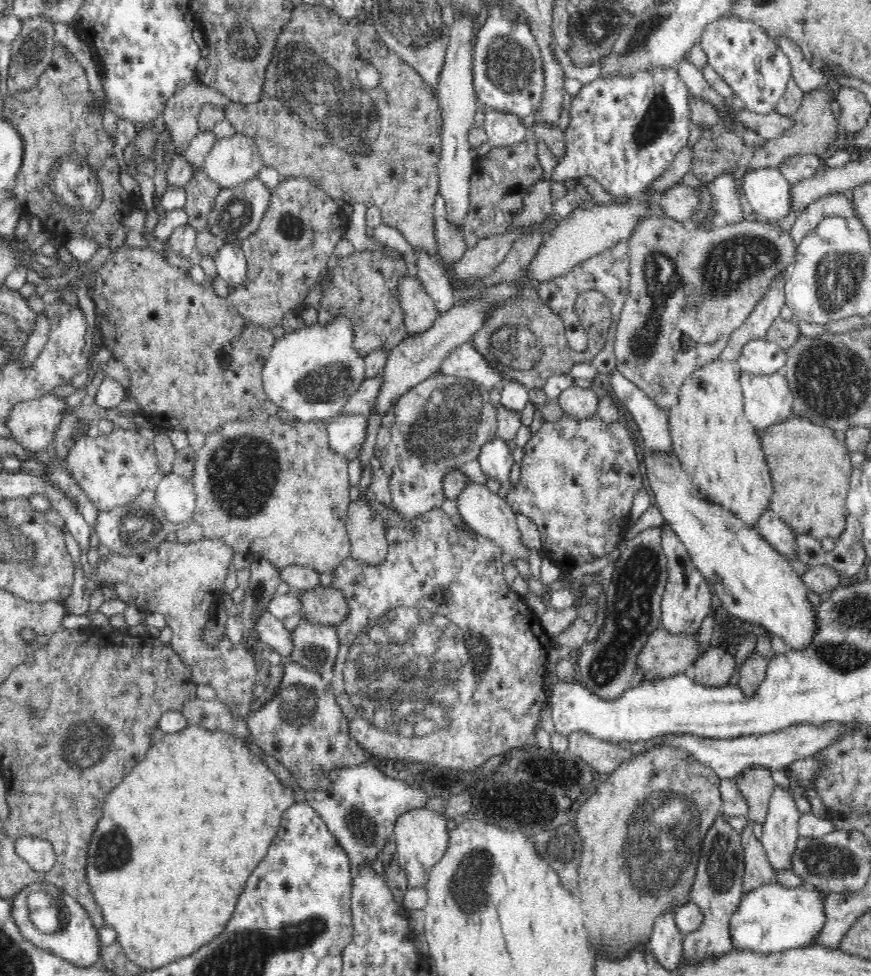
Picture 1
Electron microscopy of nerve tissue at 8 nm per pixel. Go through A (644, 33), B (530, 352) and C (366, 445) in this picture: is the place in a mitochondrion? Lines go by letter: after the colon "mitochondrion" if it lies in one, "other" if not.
A: mitochondrion
B: mitochondrion
C: other

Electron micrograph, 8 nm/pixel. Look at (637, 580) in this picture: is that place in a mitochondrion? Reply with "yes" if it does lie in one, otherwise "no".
yes

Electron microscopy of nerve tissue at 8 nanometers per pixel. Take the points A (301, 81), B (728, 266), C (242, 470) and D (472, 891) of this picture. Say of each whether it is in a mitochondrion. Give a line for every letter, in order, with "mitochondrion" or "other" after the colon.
A: mitochondrion
B: mitochondrion
C: mitochondrion
D: mitochondrion

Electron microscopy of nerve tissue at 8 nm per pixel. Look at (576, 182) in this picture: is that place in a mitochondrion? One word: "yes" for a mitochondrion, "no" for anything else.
no

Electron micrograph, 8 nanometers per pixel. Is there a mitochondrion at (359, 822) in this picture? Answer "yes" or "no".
yes

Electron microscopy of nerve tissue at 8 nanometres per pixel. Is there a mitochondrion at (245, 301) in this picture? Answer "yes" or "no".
no

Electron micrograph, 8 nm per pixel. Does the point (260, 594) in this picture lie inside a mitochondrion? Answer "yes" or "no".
yes

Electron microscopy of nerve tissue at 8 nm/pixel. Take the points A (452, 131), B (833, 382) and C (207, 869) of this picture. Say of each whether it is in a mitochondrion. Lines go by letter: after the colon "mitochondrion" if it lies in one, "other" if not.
A: other
B: mitochondrion
C: other

